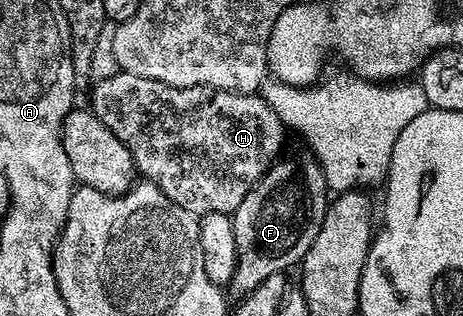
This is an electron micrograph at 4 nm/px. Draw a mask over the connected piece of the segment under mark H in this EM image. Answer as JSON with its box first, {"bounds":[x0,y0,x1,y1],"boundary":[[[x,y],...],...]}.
{"bounds":[90,71,286,215],"boundary":[[[117,71],[111,77],[106,77],[95,82],[97,85],[92,89],[92,103],[90,109],[129,148],[130,155],[133,156],[135,168],[141,178],[153,181],[178,207],[186,211],[203,215],[206,213],[226,213],[233,214],[236,208],[246,199],[246,195],[255,187],[263,177],[265,171],[281,156],[280,148],[284,145],[284,133],[286,126],[274,115],[271,107],[264,102],[263,96],[256,93],[231,93],[225,89],[208,89],[205,85],[198,87],[170,87],[166,83],[158,83],[154,79],[142,79],[138,75],[130,75],[123,71]]]}

